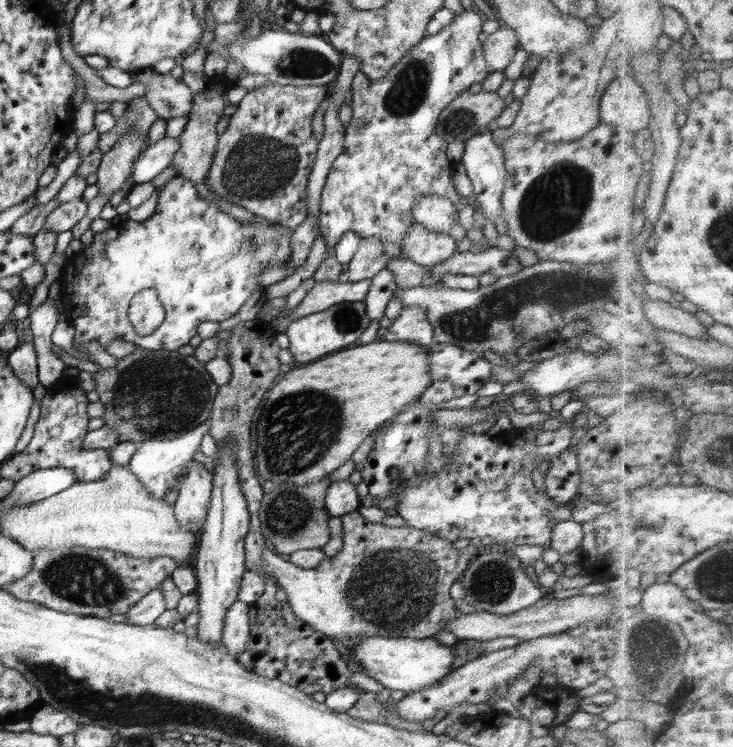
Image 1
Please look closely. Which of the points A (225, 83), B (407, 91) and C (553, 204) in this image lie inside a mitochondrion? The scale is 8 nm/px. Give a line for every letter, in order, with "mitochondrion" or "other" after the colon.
A: other
B: mitochondrion
C: mitochondrion

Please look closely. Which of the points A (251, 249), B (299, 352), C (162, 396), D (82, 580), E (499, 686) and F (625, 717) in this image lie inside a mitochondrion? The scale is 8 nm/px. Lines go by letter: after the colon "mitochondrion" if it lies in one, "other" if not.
A: mitochondrion
B: other
C: mitochondrion
D: mitochondrion
E: mitochondrion
F: other

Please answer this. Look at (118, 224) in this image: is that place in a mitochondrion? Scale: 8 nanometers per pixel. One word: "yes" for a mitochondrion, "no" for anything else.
no

